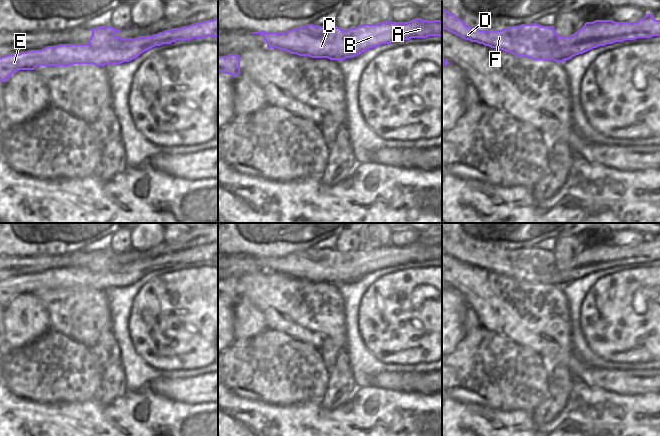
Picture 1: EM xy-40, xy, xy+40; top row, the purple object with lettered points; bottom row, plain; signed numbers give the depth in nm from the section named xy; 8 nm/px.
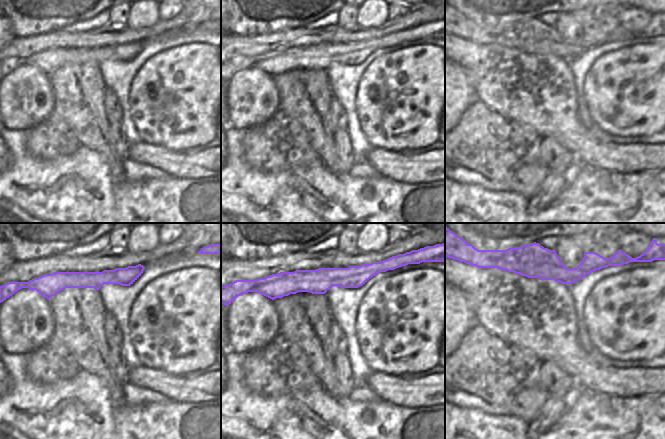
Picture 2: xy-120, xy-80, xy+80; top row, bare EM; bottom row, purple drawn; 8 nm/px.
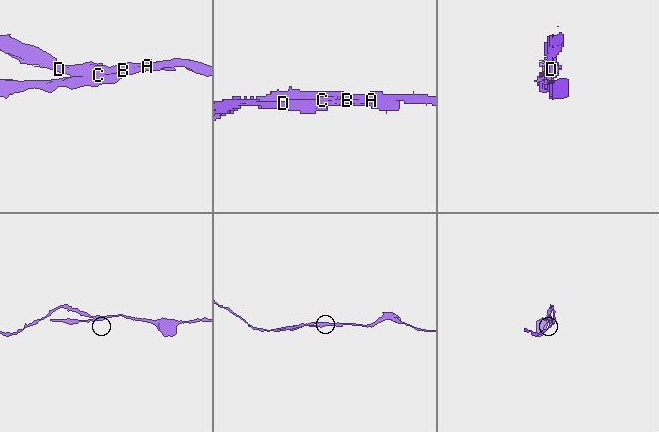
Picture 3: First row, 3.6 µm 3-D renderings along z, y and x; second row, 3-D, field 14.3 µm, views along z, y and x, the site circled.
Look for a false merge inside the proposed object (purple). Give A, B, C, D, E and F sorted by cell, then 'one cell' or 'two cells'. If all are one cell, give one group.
A B C D F / E | two cells

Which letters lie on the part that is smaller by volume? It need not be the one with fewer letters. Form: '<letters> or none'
E

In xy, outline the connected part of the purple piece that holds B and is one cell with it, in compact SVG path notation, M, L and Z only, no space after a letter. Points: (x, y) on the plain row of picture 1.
M415 242L409 246L379 246L377 248L361 248L355 252L343 254L337 250L315 250L307 248L285 256L251 256L261 258L267 267L267 272L285 274L299 280L311 282L336 282L345 284L340 277L332 279L332 269L337 256L343 256L346 261L356 267L355 281L371 272L382 268L391 268L411 262L427 262L442 260L442 244L423 244Z

